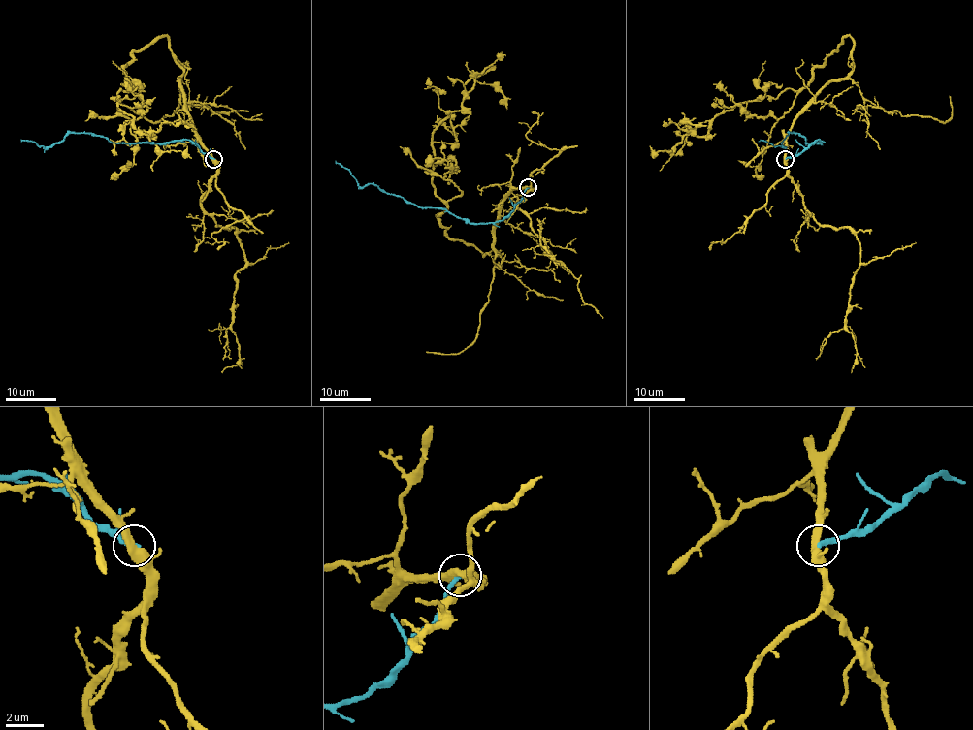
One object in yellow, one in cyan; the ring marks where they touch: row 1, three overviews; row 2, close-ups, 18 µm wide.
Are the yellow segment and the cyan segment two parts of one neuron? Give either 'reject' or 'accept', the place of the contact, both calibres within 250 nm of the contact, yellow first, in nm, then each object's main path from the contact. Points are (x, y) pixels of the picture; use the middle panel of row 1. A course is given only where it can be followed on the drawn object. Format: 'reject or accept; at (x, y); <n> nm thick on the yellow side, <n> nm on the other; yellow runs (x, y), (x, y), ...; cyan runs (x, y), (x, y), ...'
reject; at (528, 187); 440 nm thick on the yellow side, 260 nm on the other; yellow runs (527, 187), (501, 206), (495, 256), (437, 216), (433, 132), (475, 80), (507, 110); cyan runs (527, 187), (501, 220), (467, 224), (443, 209), (407, 204), (372, 183), (360, 187), (335, 161)

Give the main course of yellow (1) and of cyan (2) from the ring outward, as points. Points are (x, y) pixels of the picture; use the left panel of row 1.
1: (212, 159), (163, 36), (133, 53), (118, 109), (147, 137), (193, 125)
2: (212, 159), (186, 140), (129, 143), (110, 142), (102, 137), (84, 133), (71, 133), (46, 146), (20, 142)

